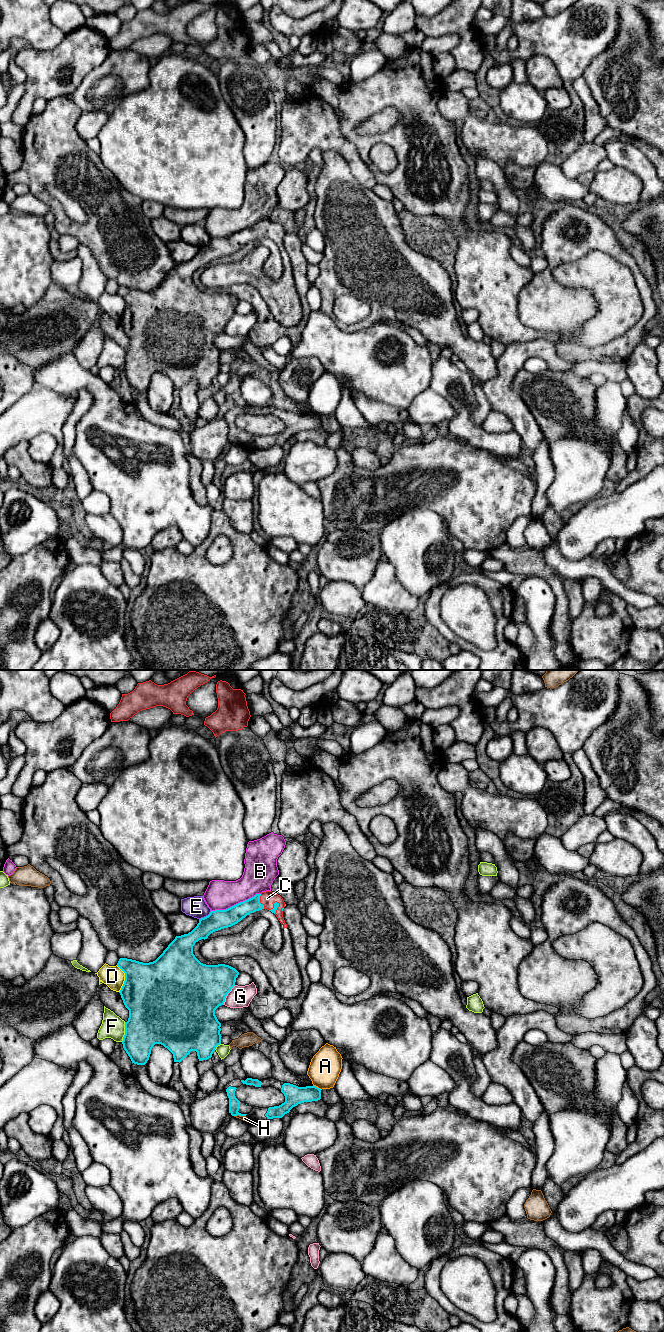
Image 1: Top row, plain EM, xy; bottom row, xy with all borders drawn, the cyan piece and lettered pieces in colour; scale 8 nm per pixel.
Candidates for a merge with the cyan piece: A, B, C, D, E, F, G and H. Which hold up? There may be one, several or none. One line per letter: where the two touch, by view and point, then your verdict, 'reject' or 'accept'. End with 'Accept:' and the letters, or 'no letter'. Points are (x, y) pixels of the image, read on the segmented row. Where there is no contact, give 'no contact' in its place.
A: meets cyan in xy at (317, 1087); reject
B: meets cyan in xy at (236, 904); reject
C: meets cyan in xy at (259, 901); accept
D: meets cyan in xy at (125, 979); reject
E: meets cyan in xy at (206, 916); reject
F: meets cyan in xy at (125, 1032); reject
G: meets cyan in xy at (226, 995); reject
H: meets cyan in xy at (239, 1115); reject
Accept: C

